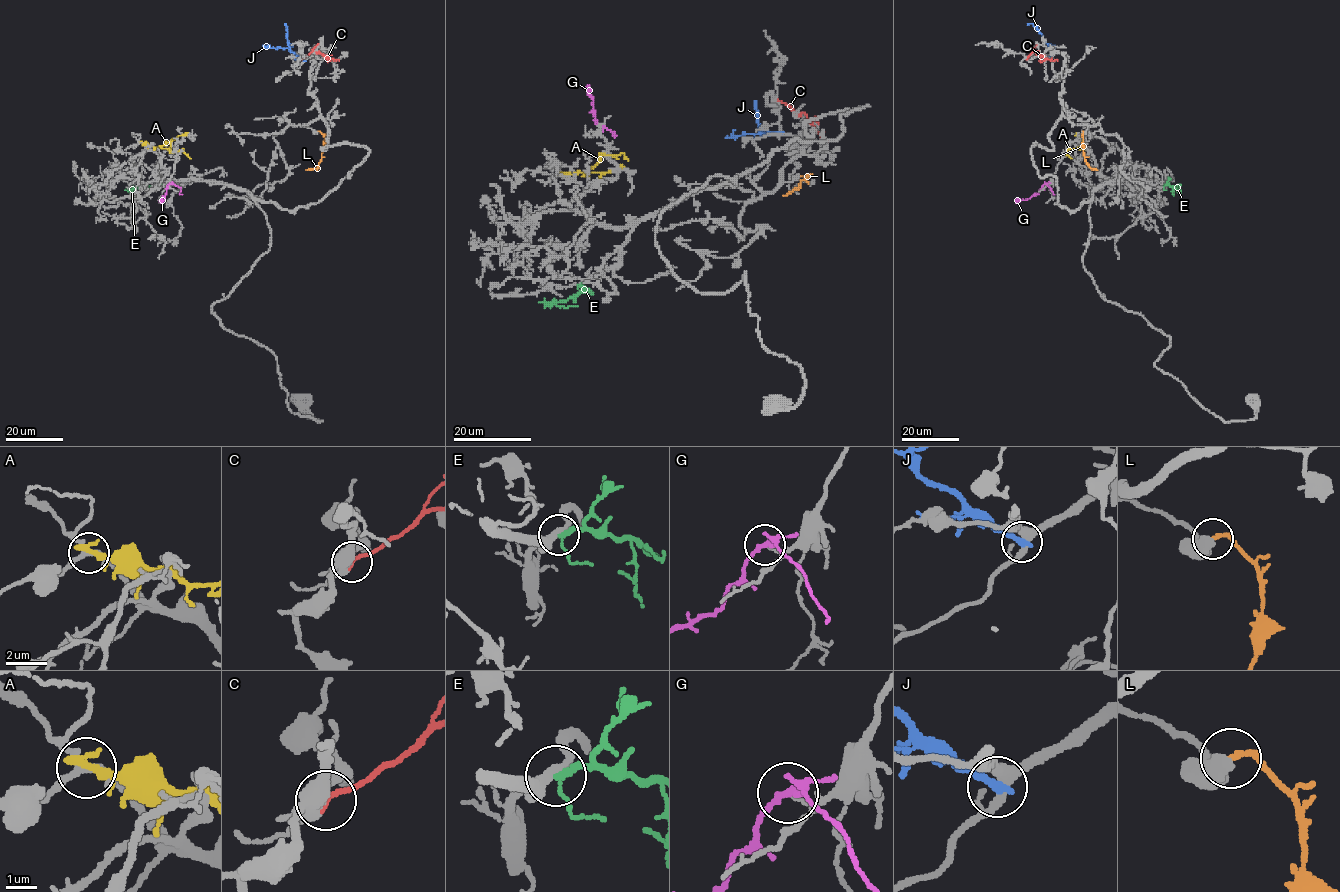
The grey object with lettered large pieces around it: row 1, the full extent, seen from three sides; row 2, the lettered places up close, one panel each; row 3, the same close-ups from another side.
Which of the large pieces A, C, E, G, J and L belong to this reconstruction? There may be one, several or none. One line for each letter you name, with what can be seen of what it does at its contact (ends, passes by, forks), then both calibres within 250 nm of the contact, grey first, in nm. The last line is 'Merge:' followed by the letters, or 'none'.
E: It passes by. Thickness 320 nm (grey) against 180 nm
Merge: E

